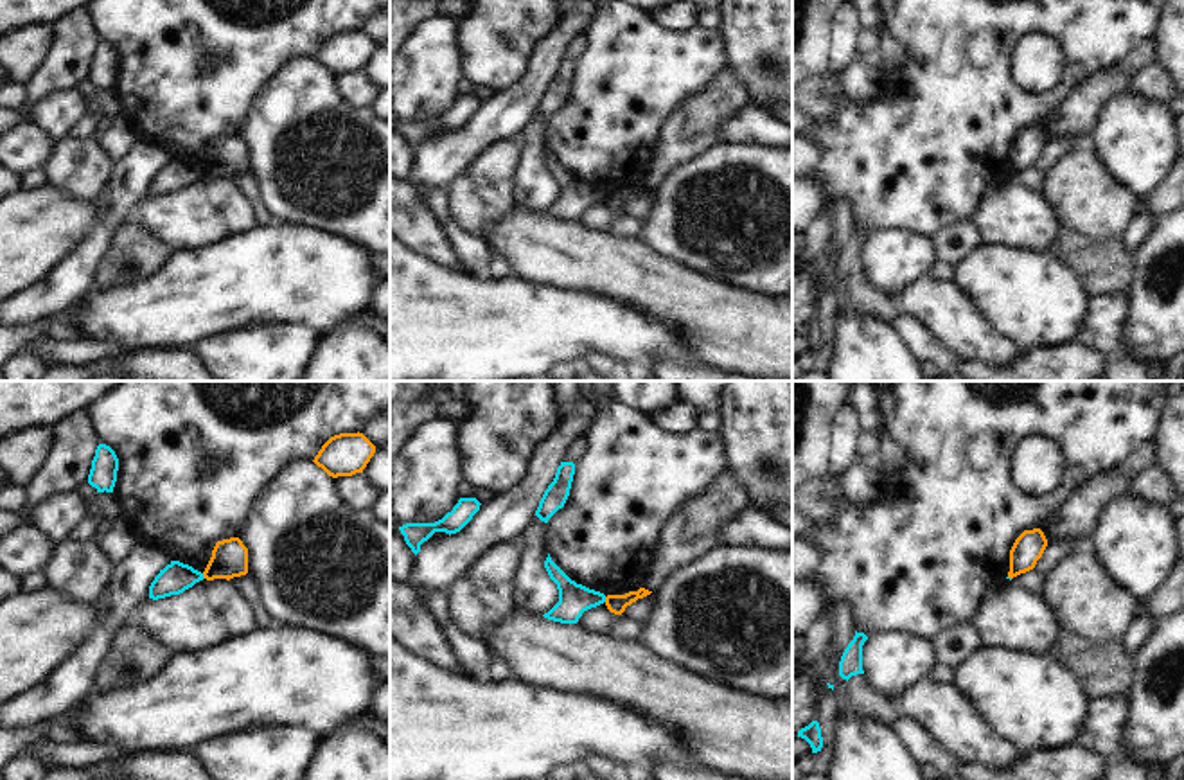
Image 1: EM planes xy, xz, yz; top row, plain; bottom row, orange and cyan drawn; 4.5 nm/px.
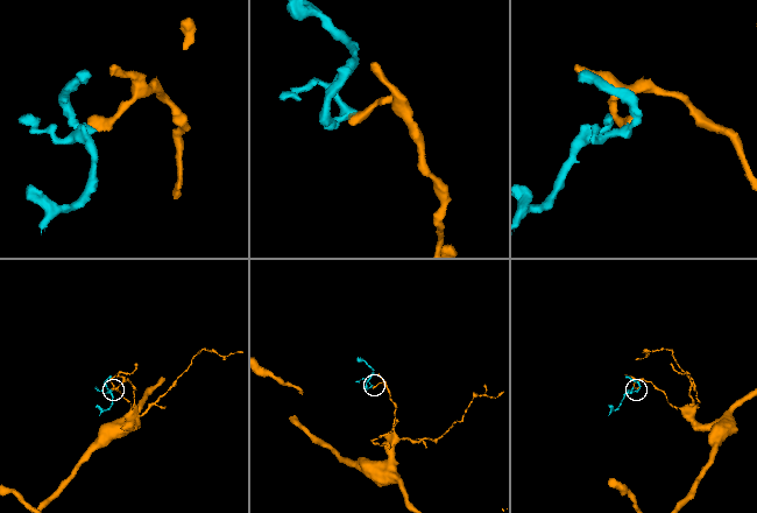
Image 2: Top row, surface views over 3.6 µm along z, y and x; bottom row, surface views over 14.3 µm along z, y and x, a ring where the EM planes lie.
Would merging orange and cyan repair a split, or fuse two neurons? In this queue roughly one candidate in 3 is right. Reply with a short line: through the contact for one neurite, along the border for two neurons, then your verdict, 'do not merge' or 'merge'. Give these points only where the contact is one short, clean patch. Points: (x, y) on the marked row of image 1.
line xy (202, 574), (205, 577); do not merge

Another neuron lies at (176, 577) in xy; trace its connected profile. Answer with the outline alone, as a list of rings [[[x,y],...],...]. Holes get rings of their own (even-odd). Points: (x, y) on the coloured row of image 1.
[[[171,561],[149,586],[149,598],[158,600],[171,595],[180,595],[203,581],[203,573],[180,561]]]

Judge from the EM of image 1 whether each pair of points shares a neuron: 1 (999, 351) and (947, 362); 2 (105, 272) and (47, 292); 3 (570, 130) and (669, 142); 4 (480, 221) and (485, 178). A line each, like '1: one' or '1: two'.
1: two
2: two
3: two
4: one

